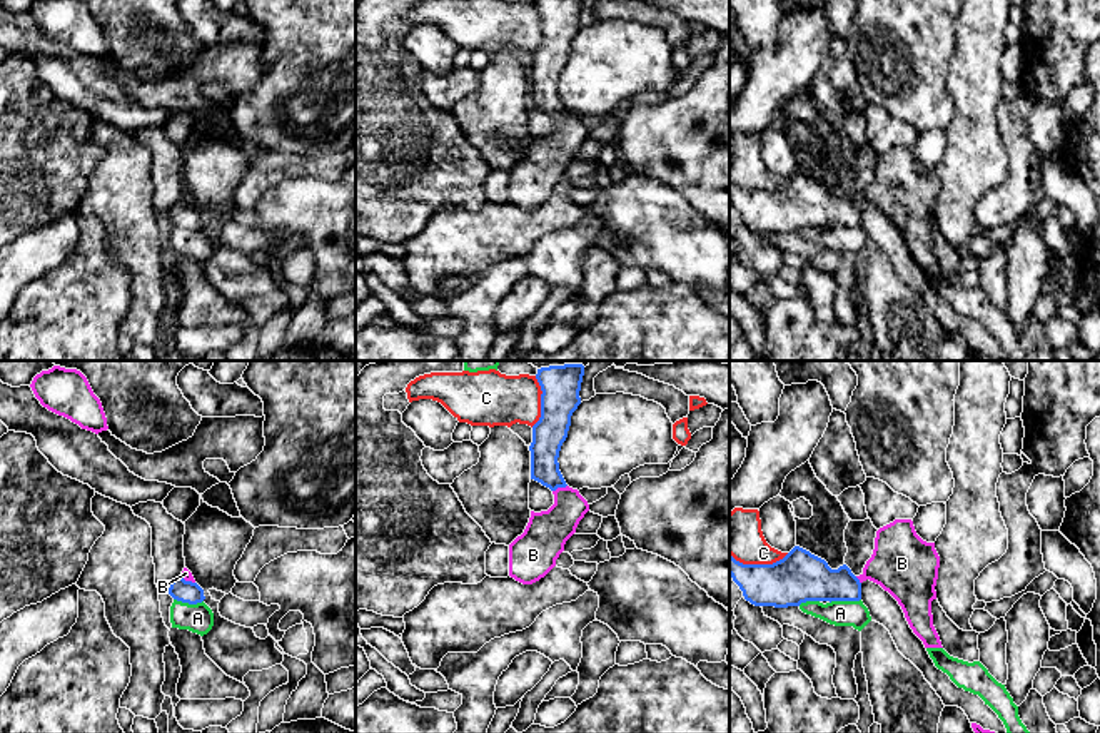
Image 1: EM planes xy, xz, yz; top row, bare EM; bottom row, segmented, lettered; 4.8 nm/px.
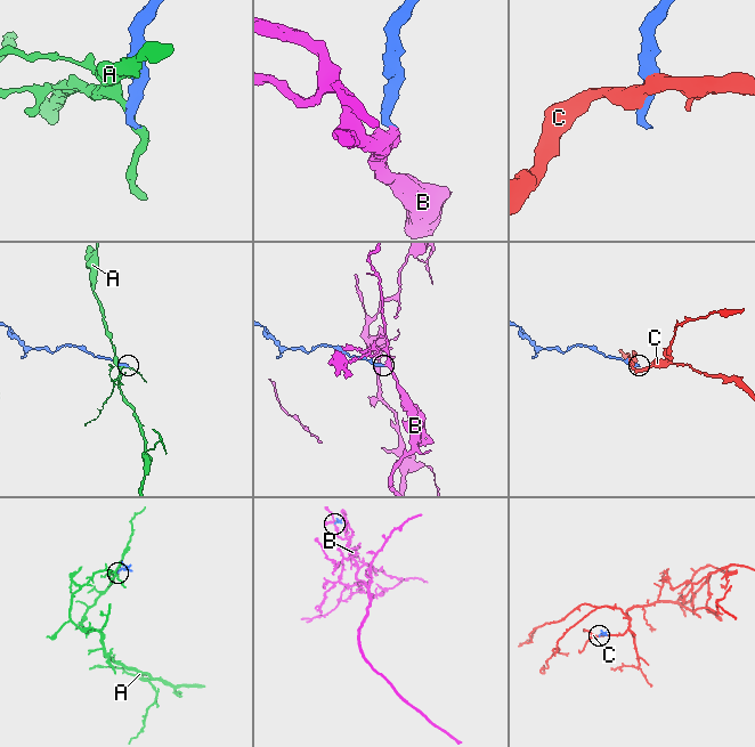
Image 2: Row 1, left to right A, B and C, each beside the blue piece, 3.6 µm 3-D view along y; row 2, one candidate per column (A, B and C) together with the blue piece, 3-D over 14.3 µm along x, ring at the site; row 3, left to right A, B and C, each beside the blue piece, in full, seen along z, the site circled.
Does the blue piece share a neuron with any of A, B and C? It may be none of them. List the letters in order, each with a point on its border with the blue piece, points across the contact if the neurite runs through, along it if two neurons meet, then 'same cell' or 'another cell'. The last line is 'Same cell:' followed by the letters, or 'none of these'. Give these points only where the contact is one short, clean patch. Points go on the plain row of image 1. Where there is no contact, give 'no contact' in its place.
A: meets blue in yz at (845, 226); border along yz (860, 224), (833, 226), (830, 229); another cell
B: meets blue in xz at (560, 112); runs through xz (548, 62), (548, 101), (560, 112), (561, 144), (546, 159); same cell
C: meets blue in yz at (758, 191); another cell
Same cell: B

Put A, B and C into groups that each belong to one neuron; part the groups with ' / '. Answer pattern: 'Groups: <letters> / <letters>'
Groups: A / B / C

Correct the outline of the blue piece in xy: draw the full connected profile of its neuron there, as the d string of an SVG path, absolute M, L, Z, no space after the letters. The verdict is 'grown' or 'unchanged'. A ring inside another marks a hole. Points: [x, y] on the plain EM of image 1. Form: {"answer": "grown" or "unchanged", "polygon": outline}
{"answer": "grown", "polygon": "M184 194L182 200L170 209L169 220L174 225L189 230L197 230L205 225L204 215L195 209L187 194Z"}

